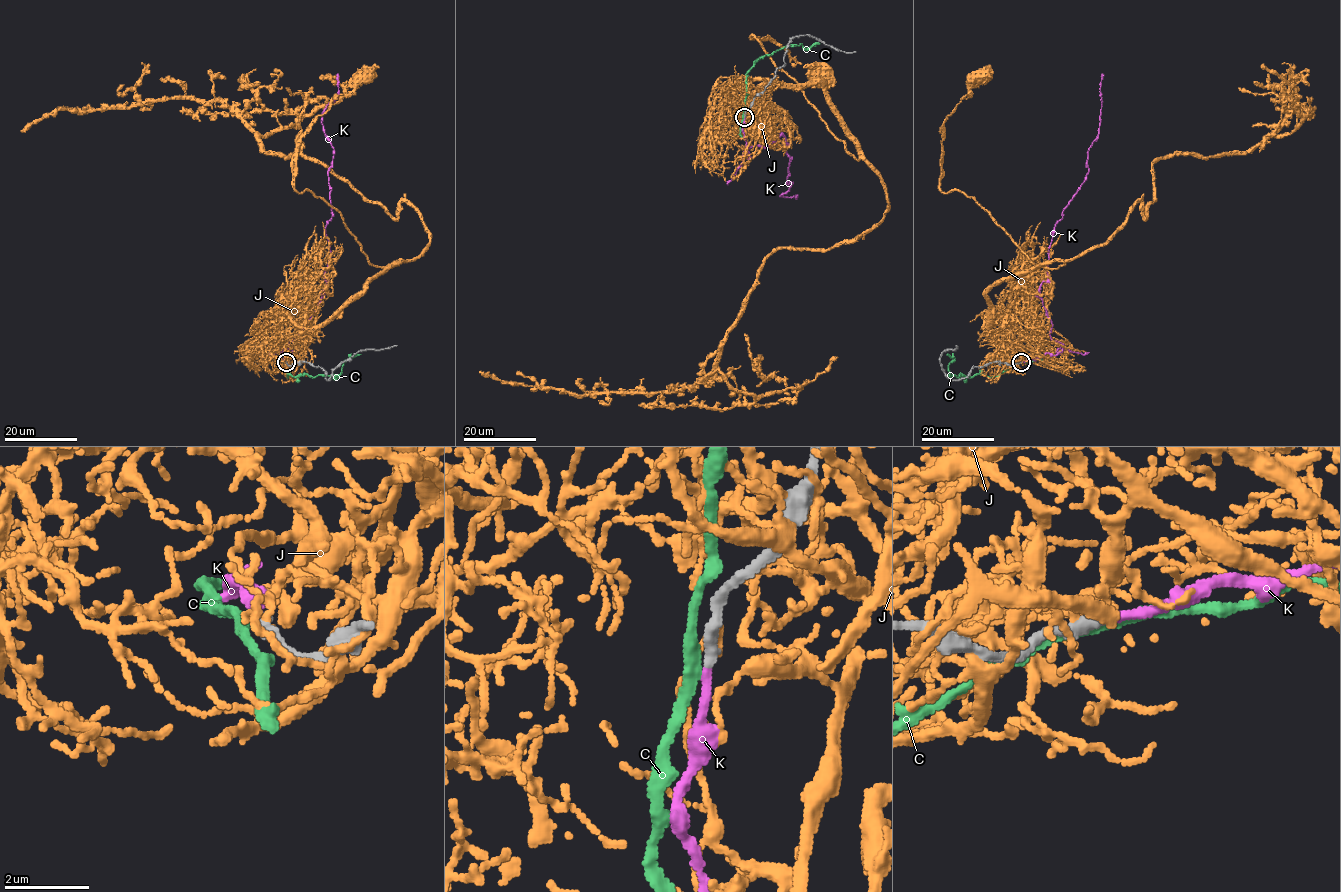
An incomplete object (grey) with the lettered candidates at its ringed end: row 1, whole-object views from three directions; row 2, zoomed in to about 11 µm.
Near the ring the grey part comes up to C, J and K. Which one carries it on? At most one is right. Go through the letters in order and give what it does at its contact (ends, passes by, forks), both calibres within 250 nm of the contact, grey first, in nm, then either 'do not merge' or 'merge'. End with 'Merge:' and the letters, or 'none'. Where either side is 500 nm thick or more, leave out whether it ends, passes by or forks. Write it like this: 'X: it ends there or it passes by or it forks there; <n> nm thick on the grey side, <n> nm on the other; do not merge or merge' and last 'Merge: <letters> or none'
C: it passes by; 340 nm thick on the grey side, 280 nm on the other; do not merge
J: it ends there; 400 nm thick on the grey side, 170 nm on the other; do not merge
K: it ends there; 320 nm thick on the grey side, 190 nm on the other; merge
Merge: K

